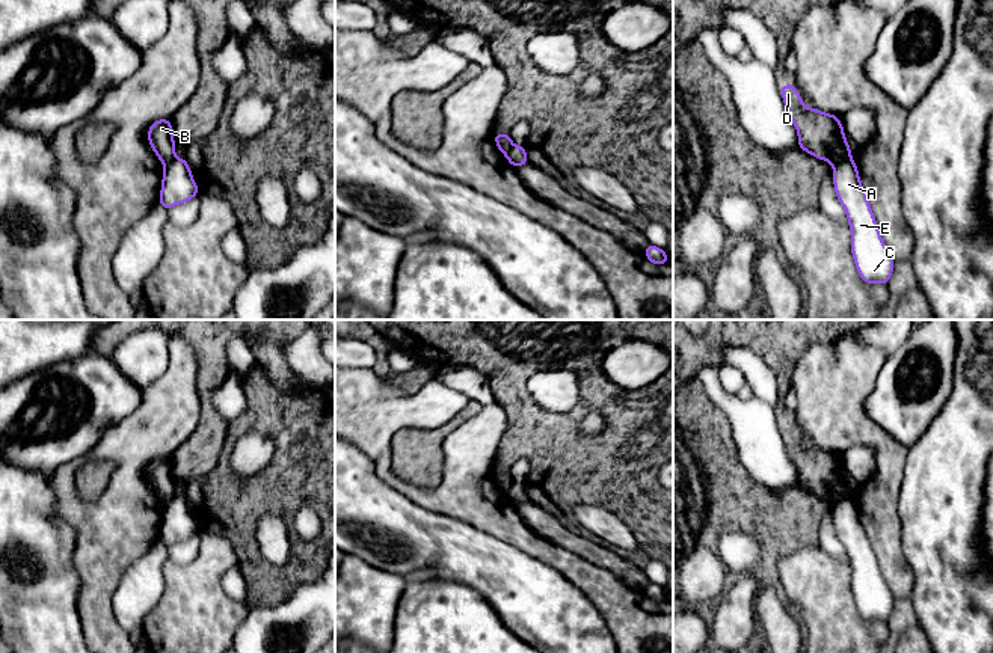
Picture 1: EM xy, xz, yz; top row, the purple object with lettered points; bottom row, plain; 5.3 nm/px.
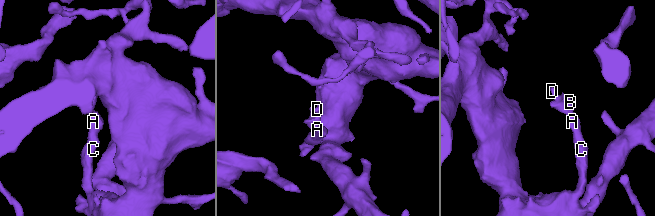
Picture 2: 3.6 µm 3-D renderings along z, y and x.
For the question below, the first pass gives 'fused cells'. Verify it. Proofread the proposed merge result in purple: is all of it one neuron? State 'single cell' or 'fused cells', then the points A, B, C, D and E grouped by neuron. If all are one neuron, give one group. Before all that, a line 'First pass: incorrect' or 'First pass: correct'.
First pass: correct
fused cells | A C E / B D

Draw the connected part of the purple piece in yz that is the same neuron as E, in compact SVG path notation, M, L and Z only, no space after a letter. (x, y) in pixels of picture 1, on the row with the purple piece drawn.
M845 157L833 167L833 185L848 217L853 235L851 253L859 276L869 285L887 285L895 261L880 235L857 166L851 157Z

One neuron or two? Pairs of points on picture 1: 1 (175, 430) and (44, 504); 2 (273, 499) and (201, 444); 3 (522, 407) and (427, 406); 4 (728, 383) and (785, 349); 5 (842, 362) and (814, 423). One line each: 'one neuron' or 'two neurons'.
1: two neurons
2: two neurons
3: two neurons
4: two neurons
5: one neuron

